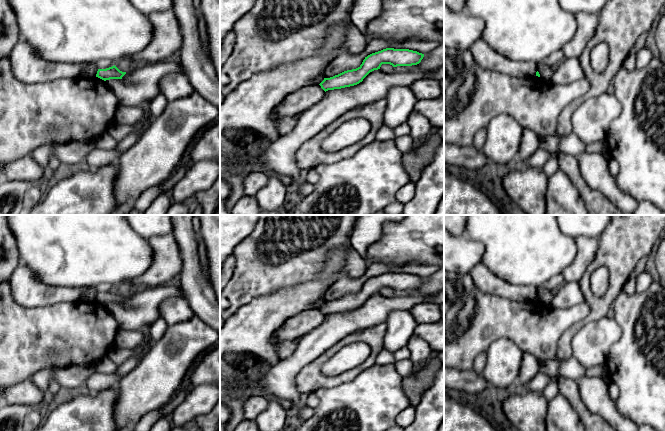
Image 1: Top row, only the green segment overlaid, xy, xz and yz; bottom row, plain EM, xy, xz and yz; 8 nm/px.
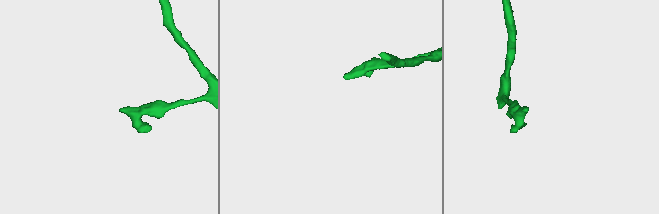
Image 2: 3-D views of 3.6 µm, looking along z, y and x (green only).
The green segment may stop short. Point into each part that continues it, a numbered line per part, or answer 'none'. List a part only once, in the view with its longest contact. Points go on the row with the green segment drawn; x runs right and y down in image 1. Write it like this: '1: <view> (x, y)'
none

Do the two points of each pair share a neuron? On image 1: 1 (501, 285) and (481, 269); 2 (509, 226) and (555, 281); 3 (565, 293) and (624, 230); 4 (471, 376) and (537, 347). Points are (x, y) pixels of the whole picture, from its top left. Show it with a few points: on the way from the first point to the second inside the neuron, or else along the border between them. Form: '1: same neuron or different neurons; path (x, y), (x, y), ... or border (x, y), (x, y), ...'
1: same neuron; path (496, 285), (485, 274)
2: different neurons; border (560, 273), (550, 277), (537, 287)
3: different neurons; border (577, 282), (585, 301)
4: different neurons; border (454, 368), (461, 370), (472, 369)

